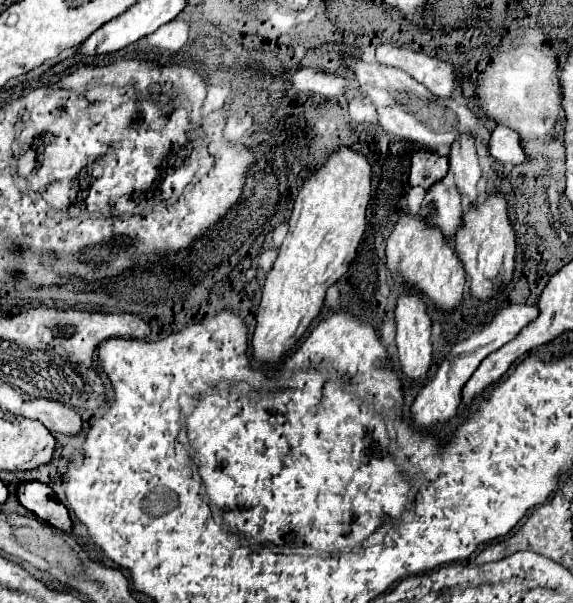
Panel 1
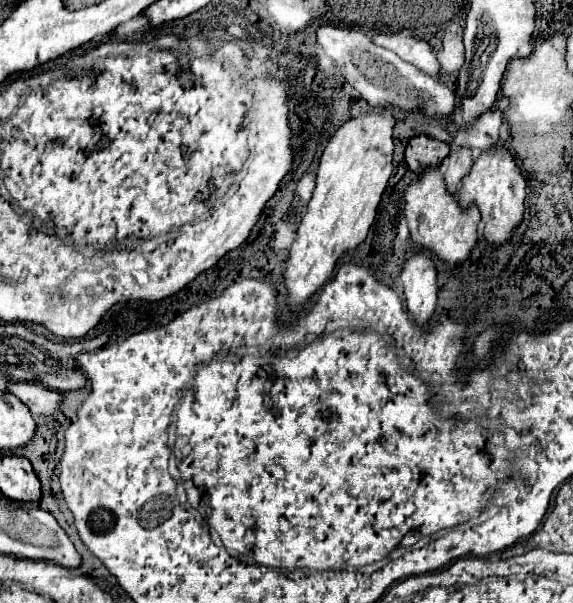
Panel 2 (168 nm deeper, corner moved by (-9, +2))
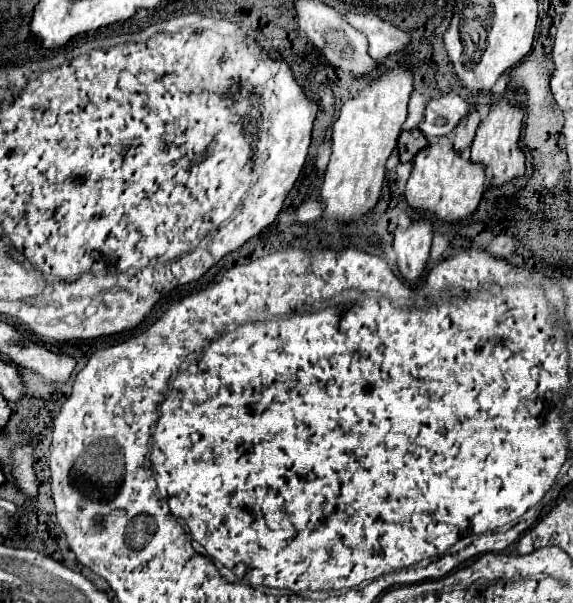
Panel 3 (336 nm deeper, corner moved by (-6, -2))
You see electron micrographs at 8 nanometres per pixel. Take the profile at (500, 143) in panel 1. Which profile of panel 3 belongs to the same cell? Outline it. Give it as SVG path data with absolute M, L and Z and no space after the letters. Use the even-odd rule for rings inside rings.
M442 95L428 103L426 119L420 129L430 141L436 141L436 137L448 137L470 111L472 107L462 97Z

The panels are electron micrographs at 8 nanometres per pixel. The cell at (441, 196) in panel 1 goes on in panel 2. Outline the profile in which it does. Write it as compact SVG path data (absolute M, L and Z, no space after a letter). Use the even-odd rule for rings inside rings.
M459 147L457 151L451 149L445 165L447 165L447 169L445 169L447 187L449 187L449 191L457 193L461 179L467 175L467 169L471 169L471 165L473 165L471 149L469 147Z

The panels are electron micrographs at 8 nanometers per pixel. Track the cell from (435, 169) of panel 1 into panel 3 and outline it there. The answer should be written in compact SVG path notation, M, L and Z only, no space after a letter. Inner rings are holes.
M414 129L414 131L404 131L398 139L398 151L400 151L400 161L408 163L414 159L414 155L424 149L428 145L426 137L422 131Z

